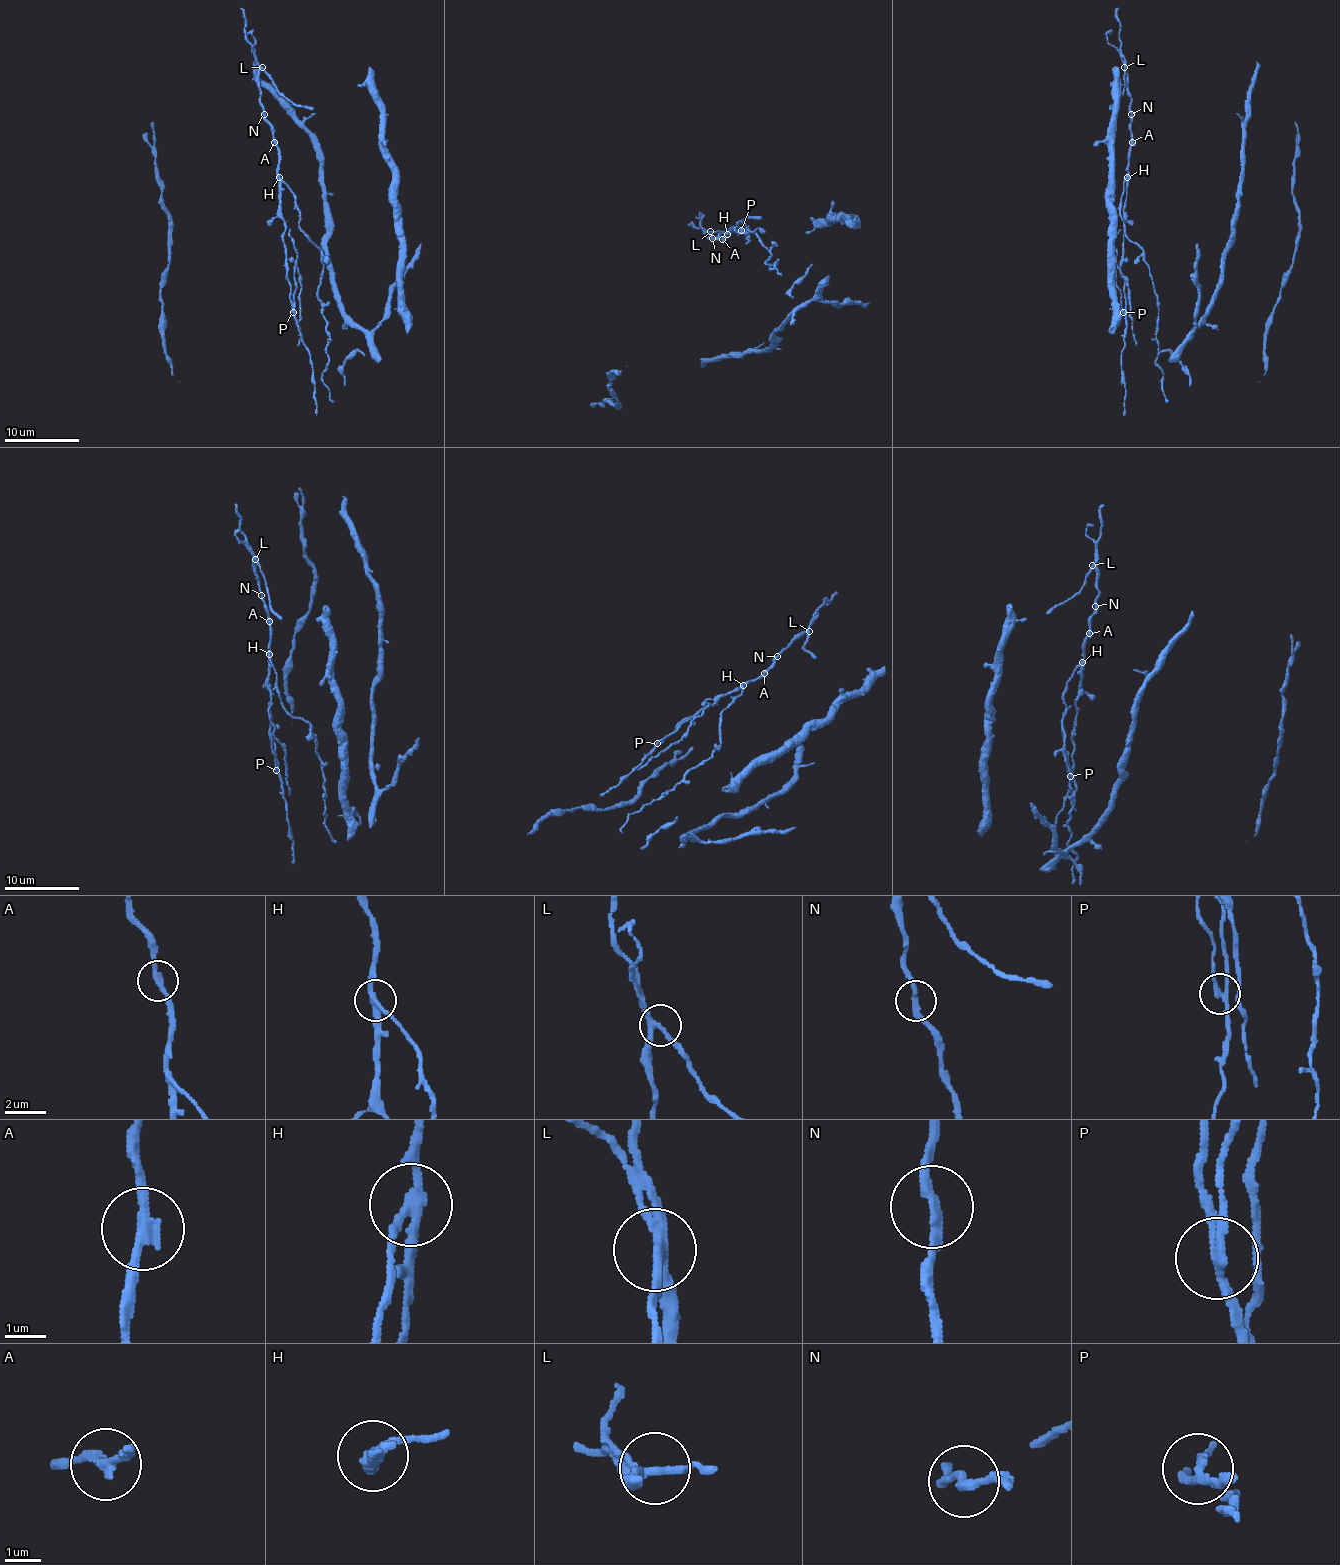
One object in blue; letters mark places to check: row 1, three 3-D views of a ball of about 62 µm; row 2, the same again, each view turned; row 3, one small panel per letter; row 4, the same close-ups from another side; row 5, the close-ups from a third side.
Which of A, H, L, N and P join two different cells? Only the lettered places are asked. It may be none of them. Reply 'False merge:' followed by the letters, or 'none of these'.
False merge: H, L, P

